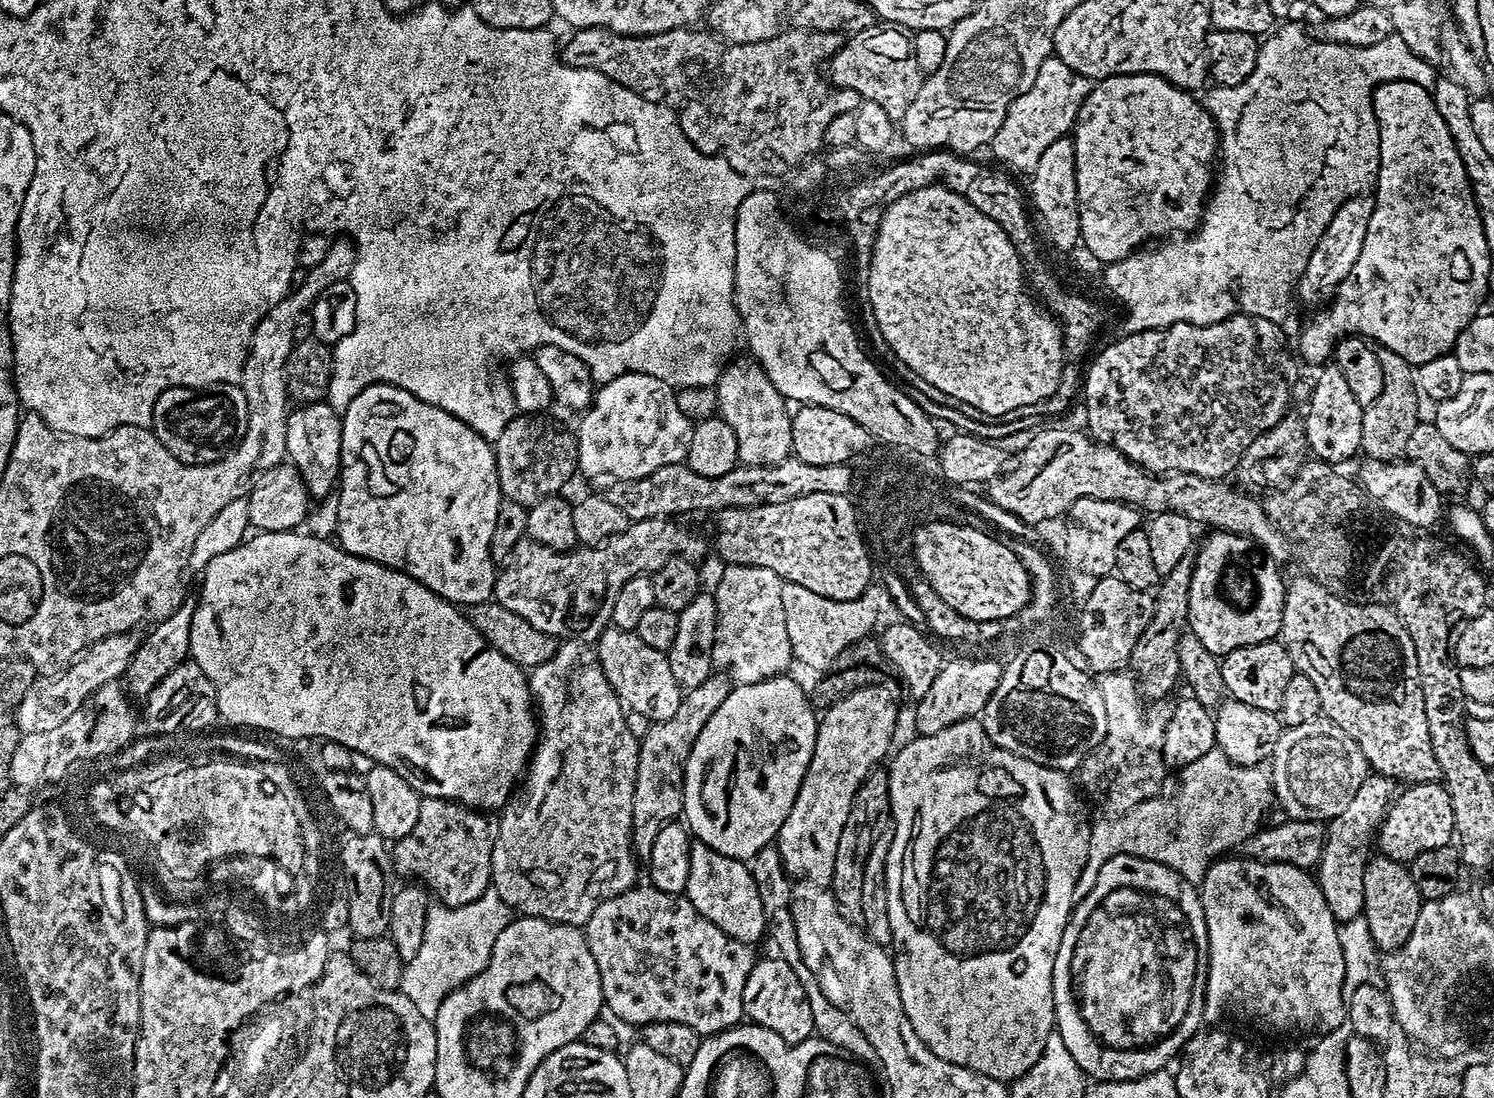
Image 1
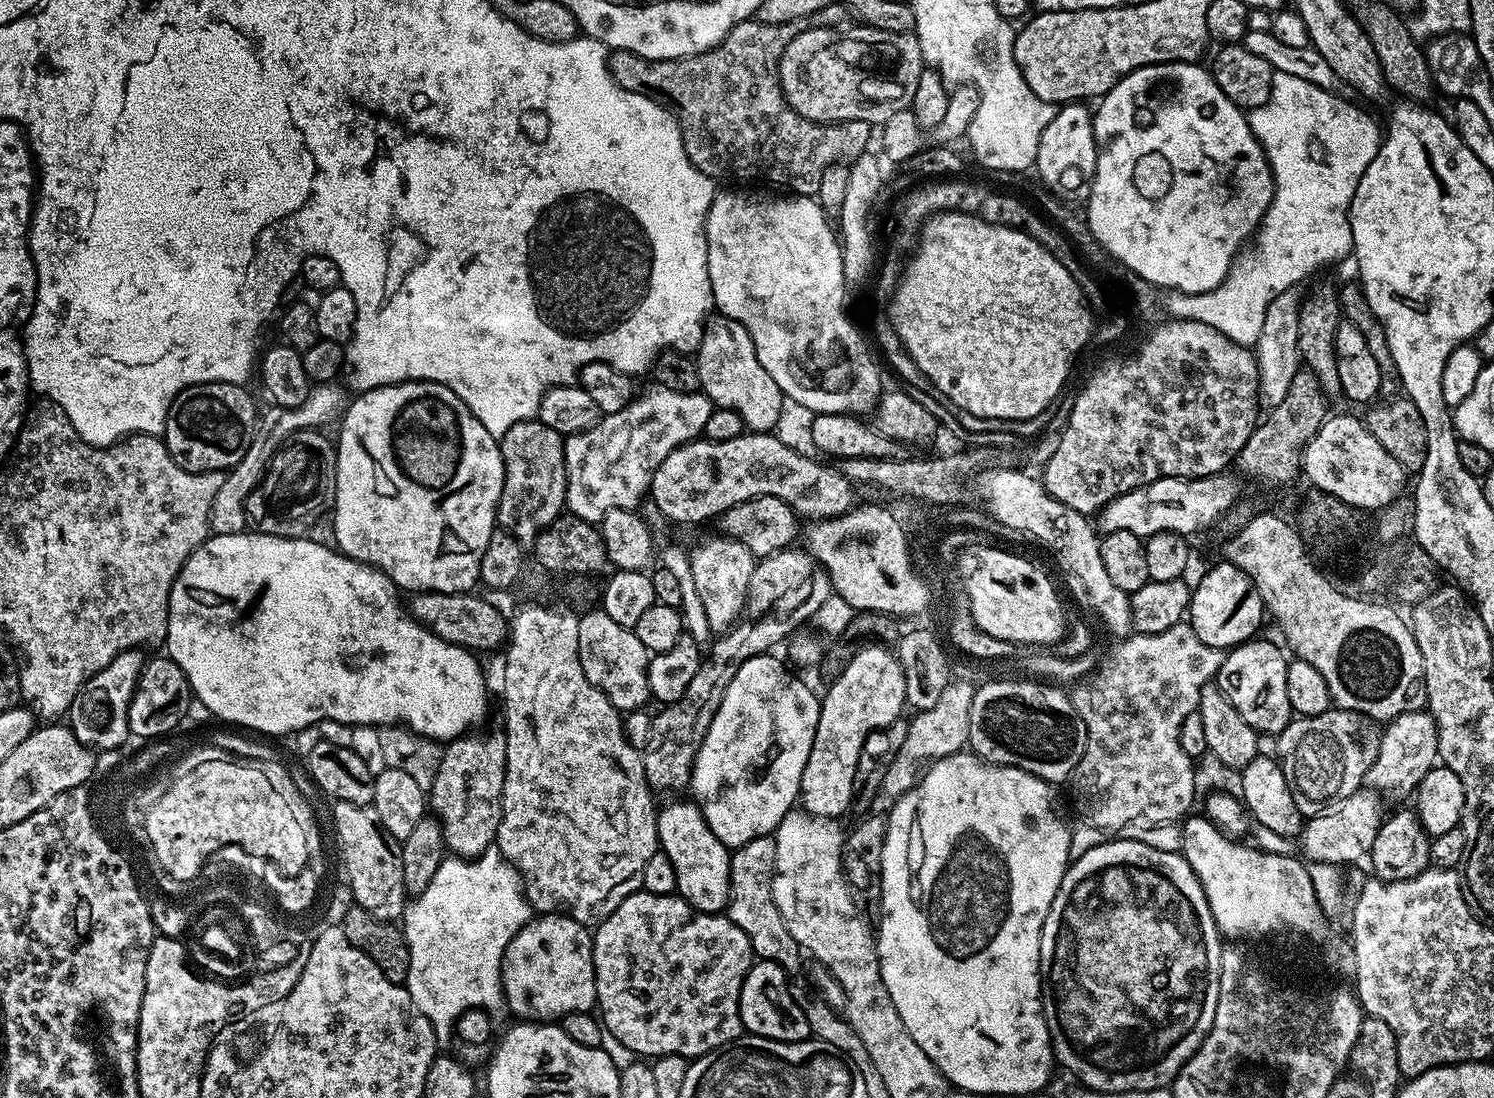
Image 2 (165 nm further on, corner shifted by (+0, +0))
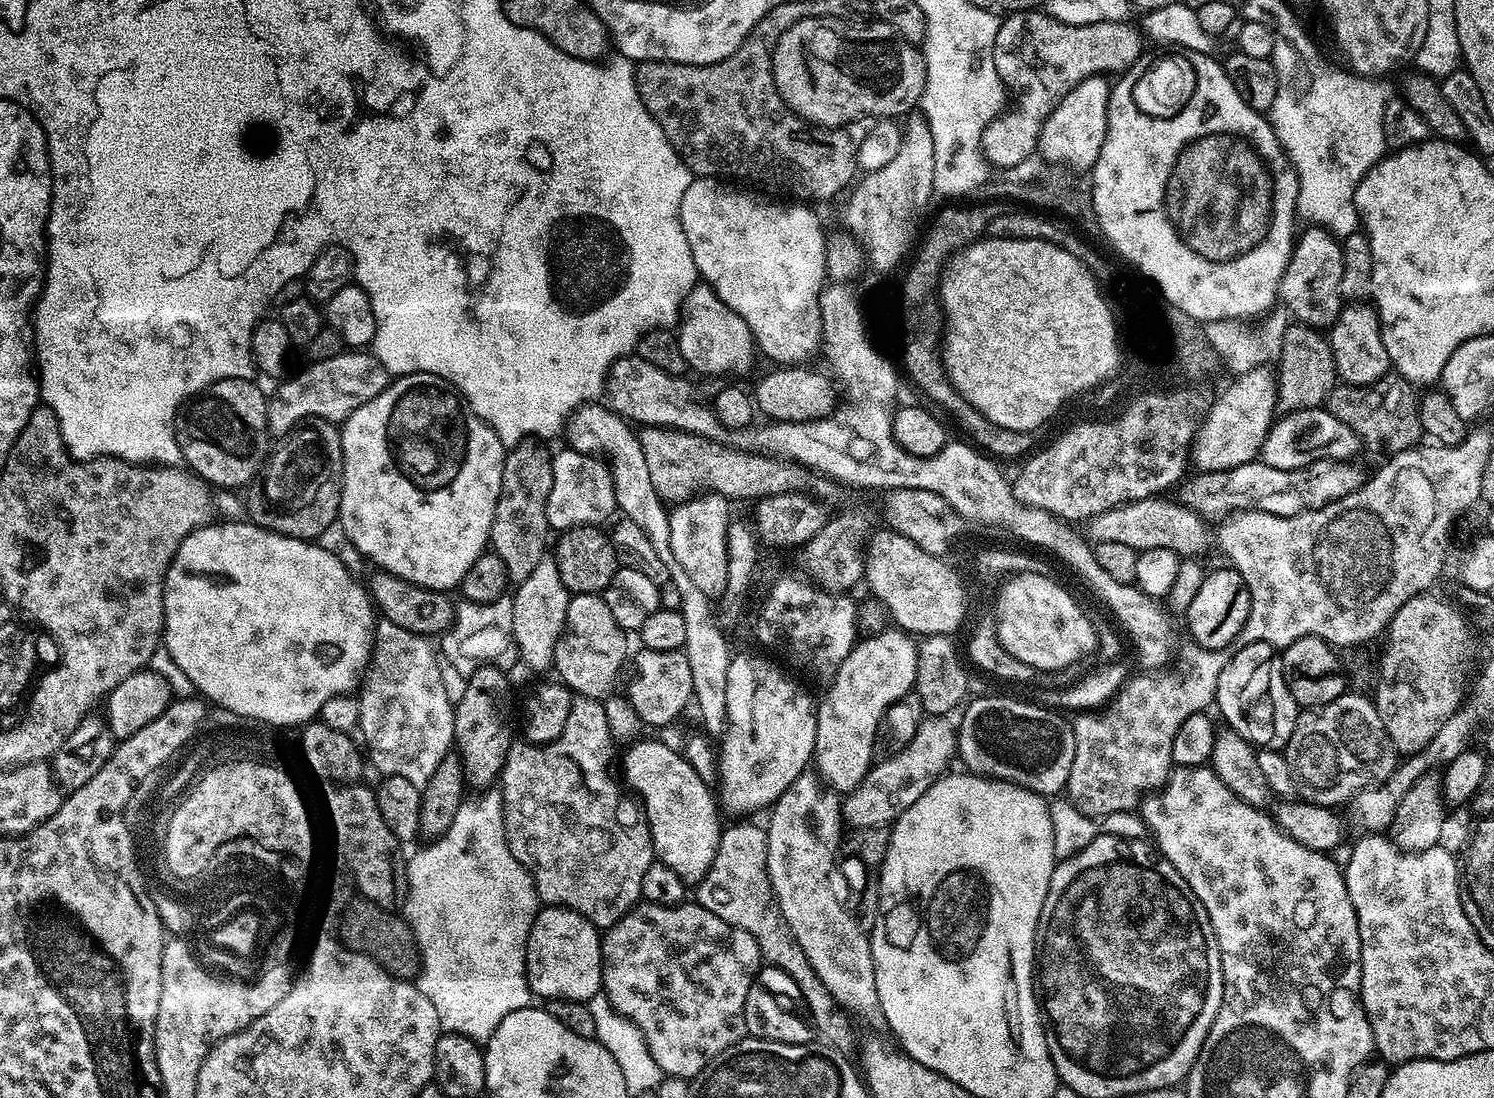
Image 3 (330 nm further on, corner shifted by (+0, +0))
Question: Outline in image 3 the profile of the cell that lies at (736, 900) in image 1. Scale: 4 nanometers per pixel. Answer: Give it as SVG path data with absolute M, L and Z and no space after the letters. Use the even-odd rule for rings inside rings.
M640 740L625 750L624 780L623 783L628 783L633 788L631 791L642 801L655 859L670 866L670 870L682 878L684 885L700 884L702 878L706 878L706 870L710 870L714 862L714 854L718 854L722 831L721 809L713 789L698 778L694 766L690 766L690 762L677 749L675 752L660 740Z

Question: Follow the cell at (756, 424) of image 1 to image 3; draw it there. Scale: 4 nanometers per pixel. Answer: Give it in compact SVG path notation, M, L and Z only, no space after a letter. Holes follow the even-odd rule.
M698 282L684 299L680 310L680 319L676 340L682 346L682 354L686 358L689 369L696 372L732 372L740 368L754 353L754 341L750 326L718 298L712 287Z

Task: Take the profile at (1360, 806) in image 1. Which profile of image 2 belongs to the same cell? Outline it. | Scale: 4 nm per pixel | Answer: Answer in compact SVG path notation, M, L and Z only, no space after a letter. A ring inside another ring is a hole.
M1427 710L1403 712L1401 716L1387 721L1380 733L1378 758L1374 758L1368 771L1367 787L1380 794L1392 792L1396 800L1403 796L1411 797L1417 791L1422 778L1426 778L1428 771L1437 763L1439 755L1438 730L1432 713Z

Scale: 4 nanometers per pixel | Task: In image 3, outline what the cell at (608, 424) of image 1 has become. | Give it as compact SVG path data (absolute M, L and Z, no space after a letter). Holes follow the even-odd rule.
M565 447L564 450L557 451L552 458L554 486L550 486L550 498L546 502L549 529L562 533L567 528L587 524L600 526L605 523L603 520L611 521L612 512L617 511L617 506L609 465L603 459L578 453L572 447Z

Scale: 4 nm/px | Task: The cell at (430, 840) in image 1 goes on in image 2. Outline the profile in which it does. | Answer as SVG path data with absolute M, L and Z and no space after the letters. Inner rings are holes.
M500 730L476 735L447 741L430 789L430 808L440 822L445 849L465 860L474 860L495 845L504 805L506 738Z

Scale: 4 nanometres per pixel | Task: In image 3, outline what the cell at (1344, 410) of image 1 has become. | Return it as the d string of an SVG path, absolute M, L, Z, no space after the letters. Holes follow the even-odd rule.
M1308 226L1295 237L1290 262L1280 279L1279 299L1293 312L1301 324L1327 329L1338 318L1342 307L1341 241L1323 226ZM1304 232L1304 233L1303 233Z

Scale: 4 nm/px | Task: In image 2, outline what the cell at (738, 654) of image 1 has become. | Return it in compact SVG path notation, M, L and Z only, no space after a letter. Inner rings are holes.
M719 538L720 540L708 540L701 548L691 549L690 557L694 576L694 585L698 590L698 597L702 600L703 609L711 631L723 634L740 619L745 604L748 602L748 587L750 586L750 574L754 574L758 563L742 542Z

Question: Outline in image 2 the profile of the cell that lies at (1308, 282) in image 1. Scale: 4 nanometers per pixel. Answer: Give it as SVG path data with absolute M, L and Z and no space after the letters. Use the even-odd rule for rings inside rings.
M1289 290L1273 298L1266 310L1266 318L1262 318L1262 330L1254 345L1256 365L1260 371L1258 404L1264 410L1271 410L1274 406L1278 406L1278 402L1282 402L1282 398L1286 398L1286 390L1290 390L1294 374L1302 368L1298 350L1298 318L1302 296L1298 293L1299 291Z

